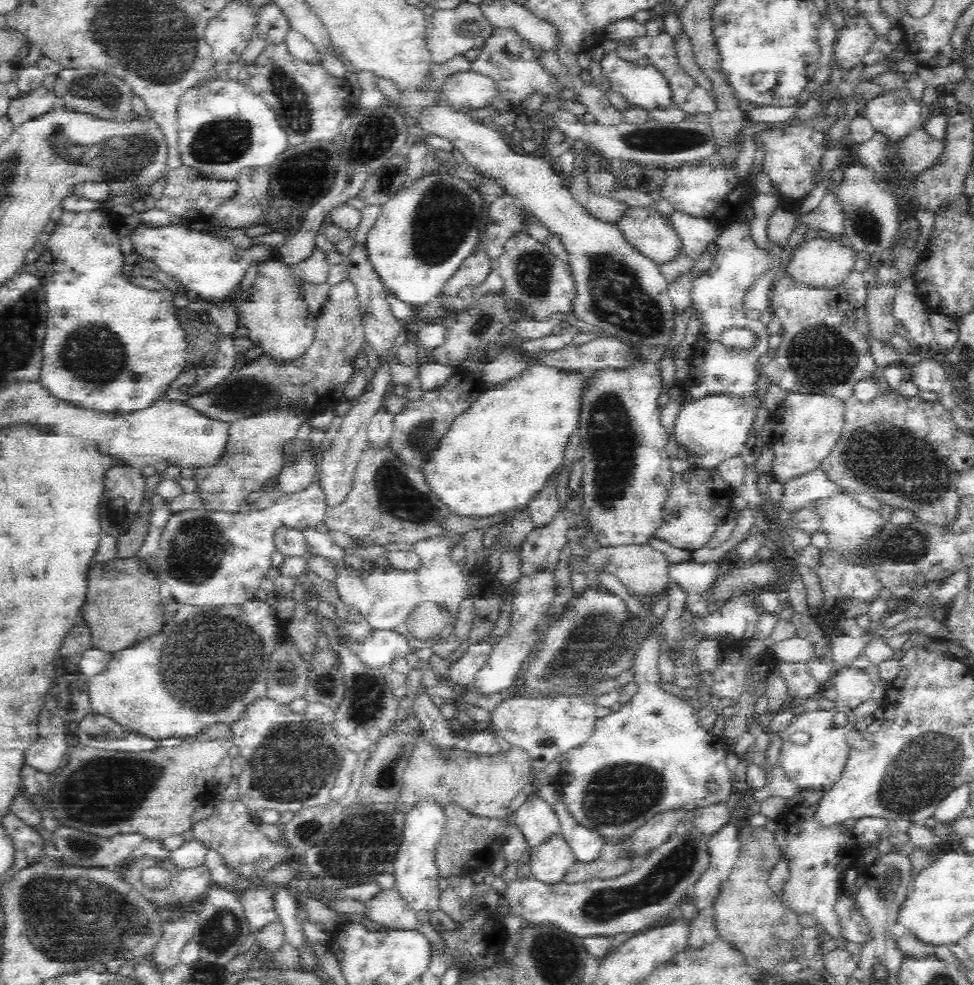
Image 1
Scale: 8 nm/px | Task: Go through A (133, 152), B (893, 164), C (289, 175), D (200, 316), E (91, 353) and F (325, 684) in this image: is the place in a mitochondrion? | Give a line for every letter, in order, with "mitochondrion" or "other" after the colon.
A: mitochondrion
B: other
C: other
D: other
E: mitochondrion
F: mitochondrion

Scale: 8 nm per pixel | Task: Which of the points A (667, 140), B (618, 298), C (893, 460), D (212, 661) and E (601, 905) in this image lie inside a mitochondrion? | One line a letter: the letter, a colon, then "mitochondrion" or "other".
A: mitochondrion
B: mitochondrion
C: mitochondrion
D: mitochondrion
E: mitochondrion

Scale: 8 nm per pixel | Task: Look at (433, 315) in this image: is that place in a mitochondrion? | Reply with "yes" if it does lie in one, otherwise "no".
no

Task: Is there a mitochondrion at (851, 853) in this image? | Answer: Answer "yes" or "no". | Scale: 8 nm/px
no

